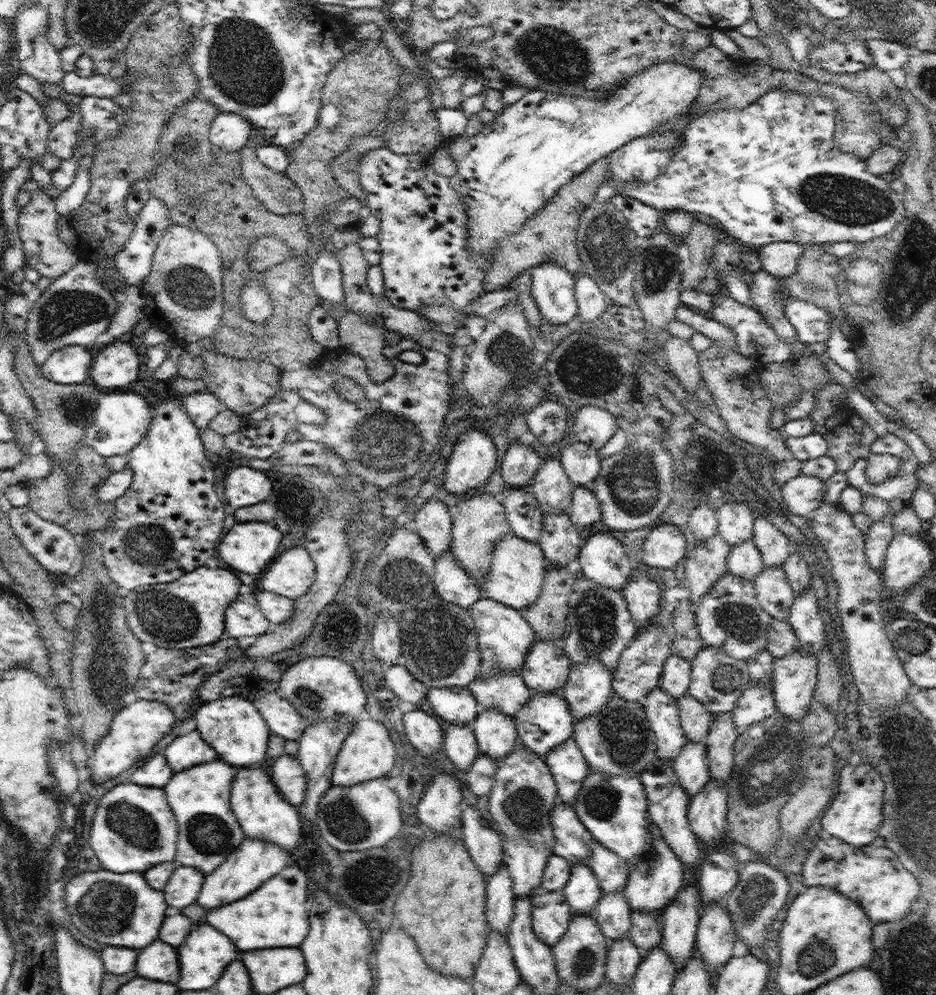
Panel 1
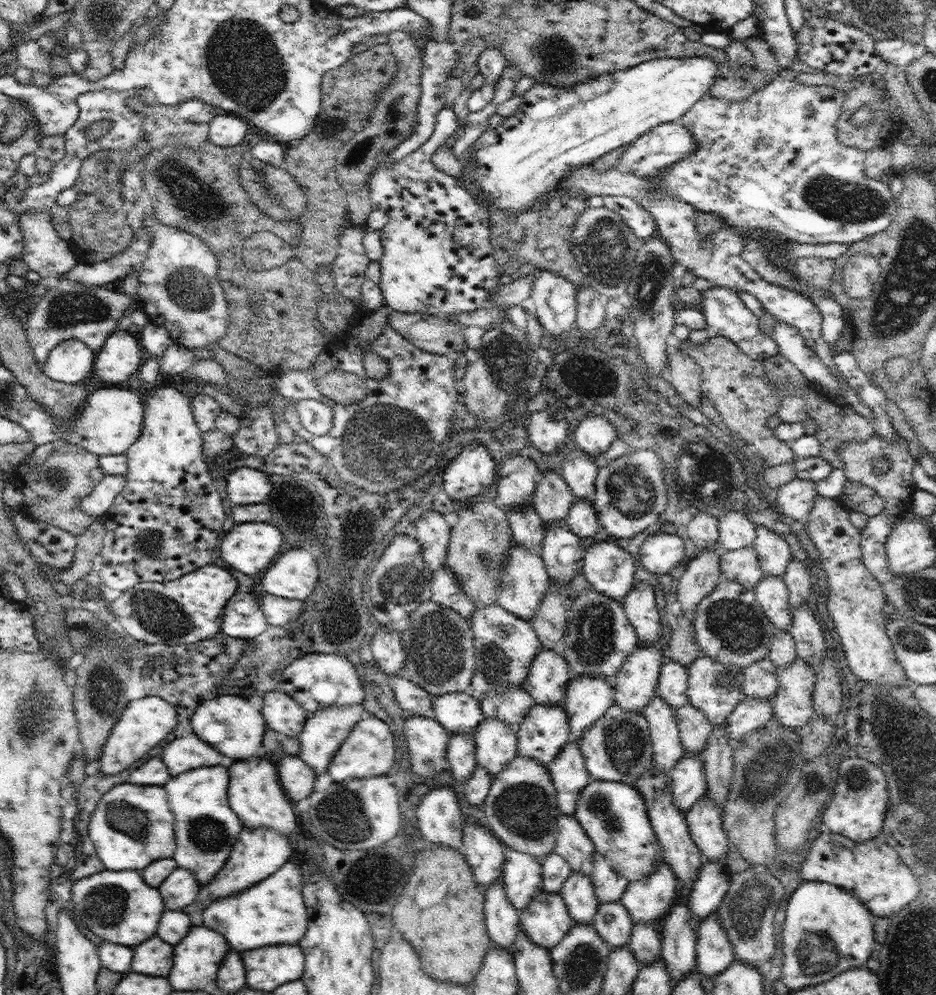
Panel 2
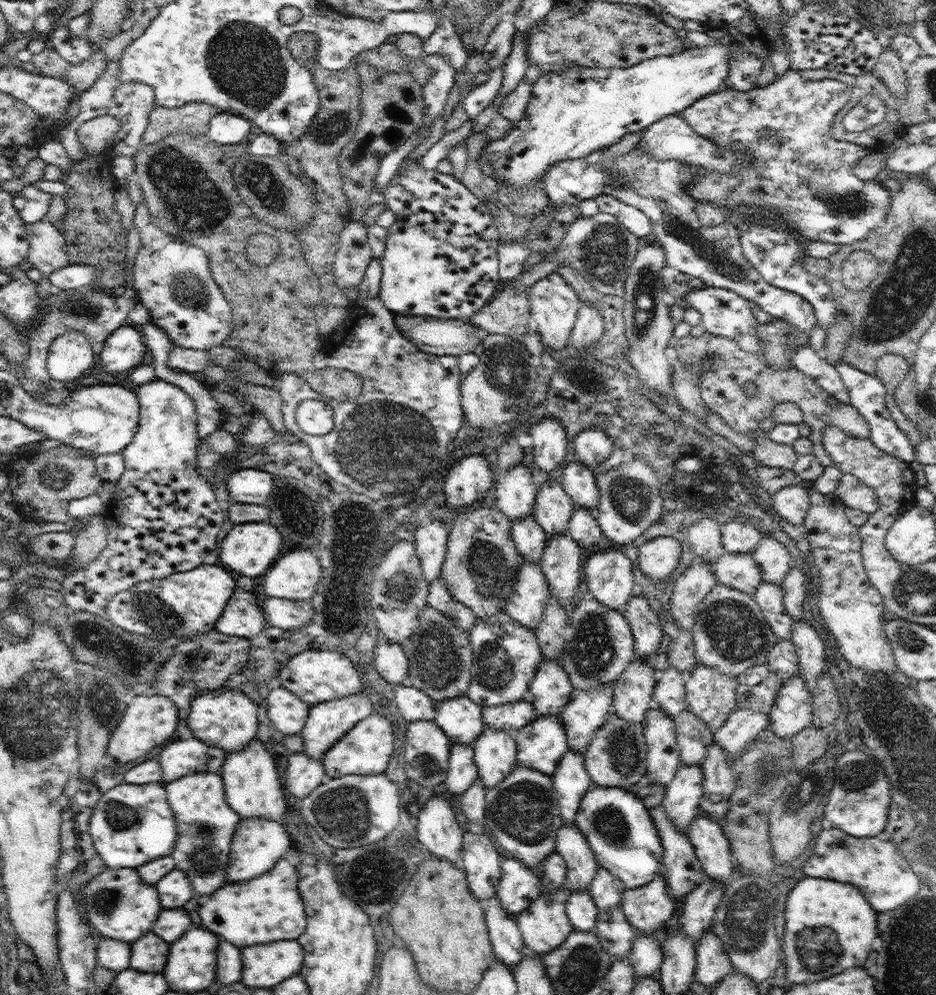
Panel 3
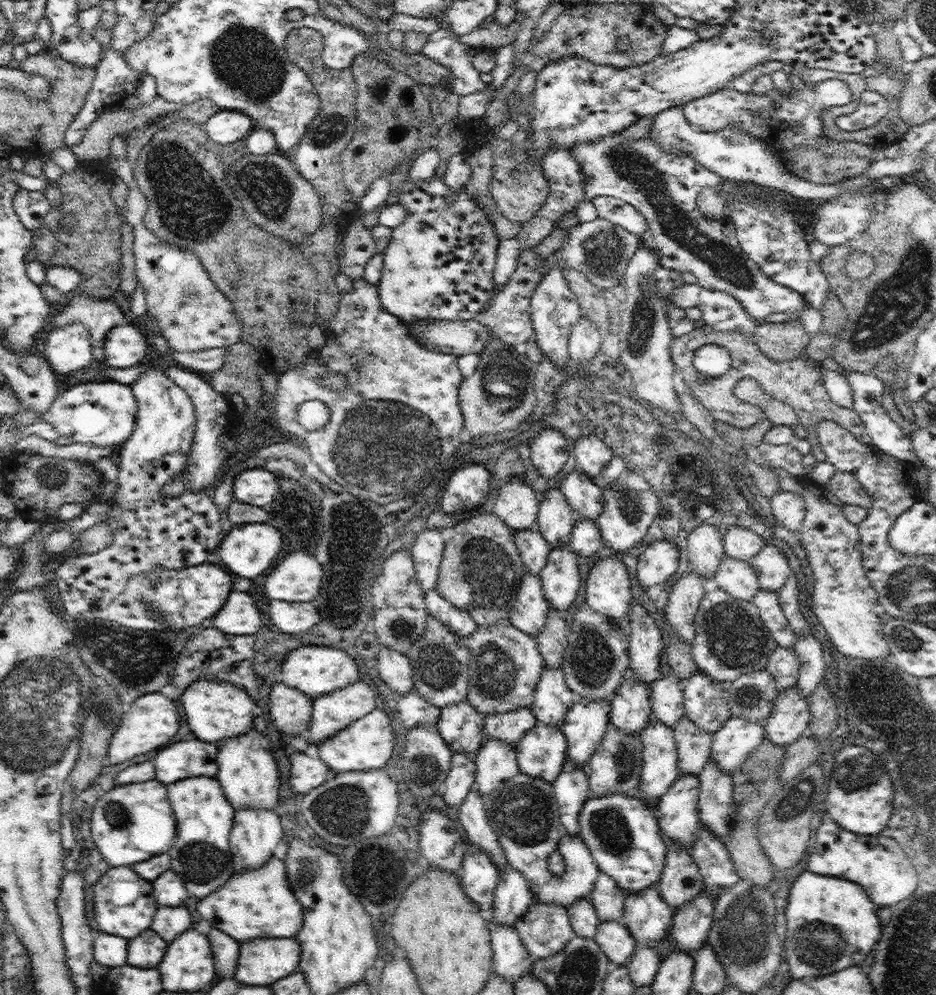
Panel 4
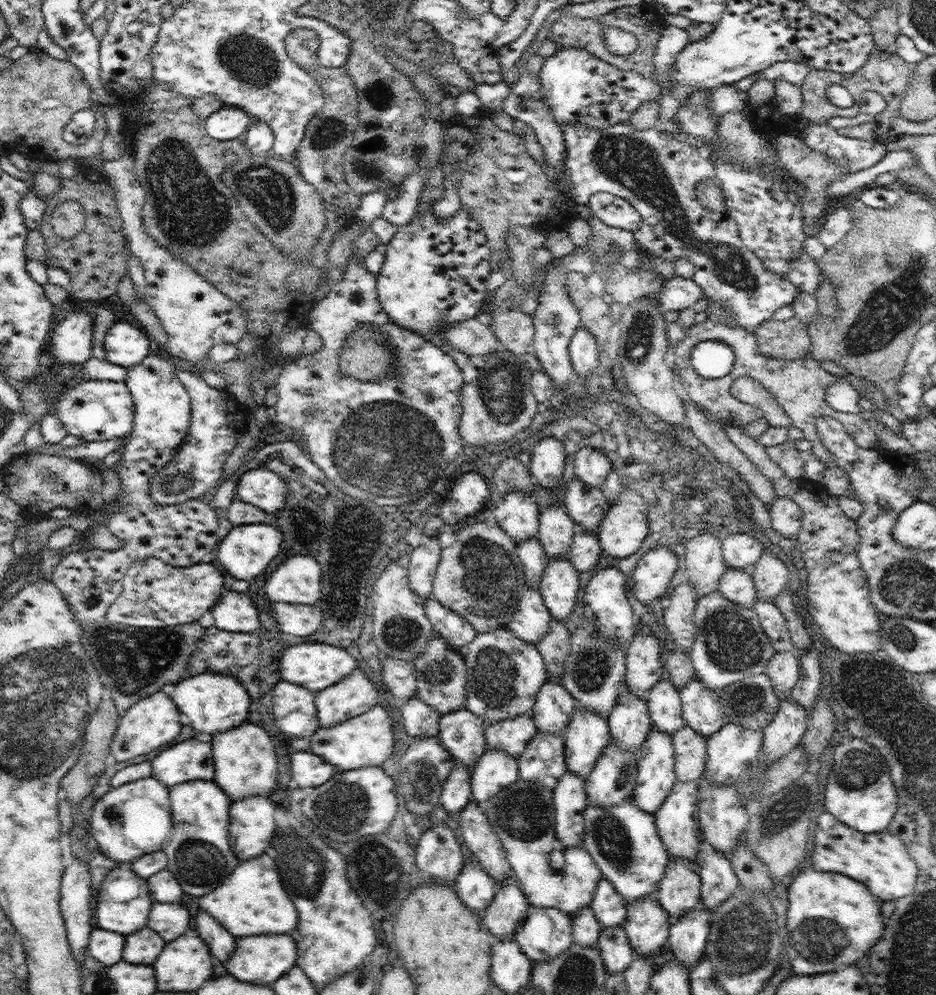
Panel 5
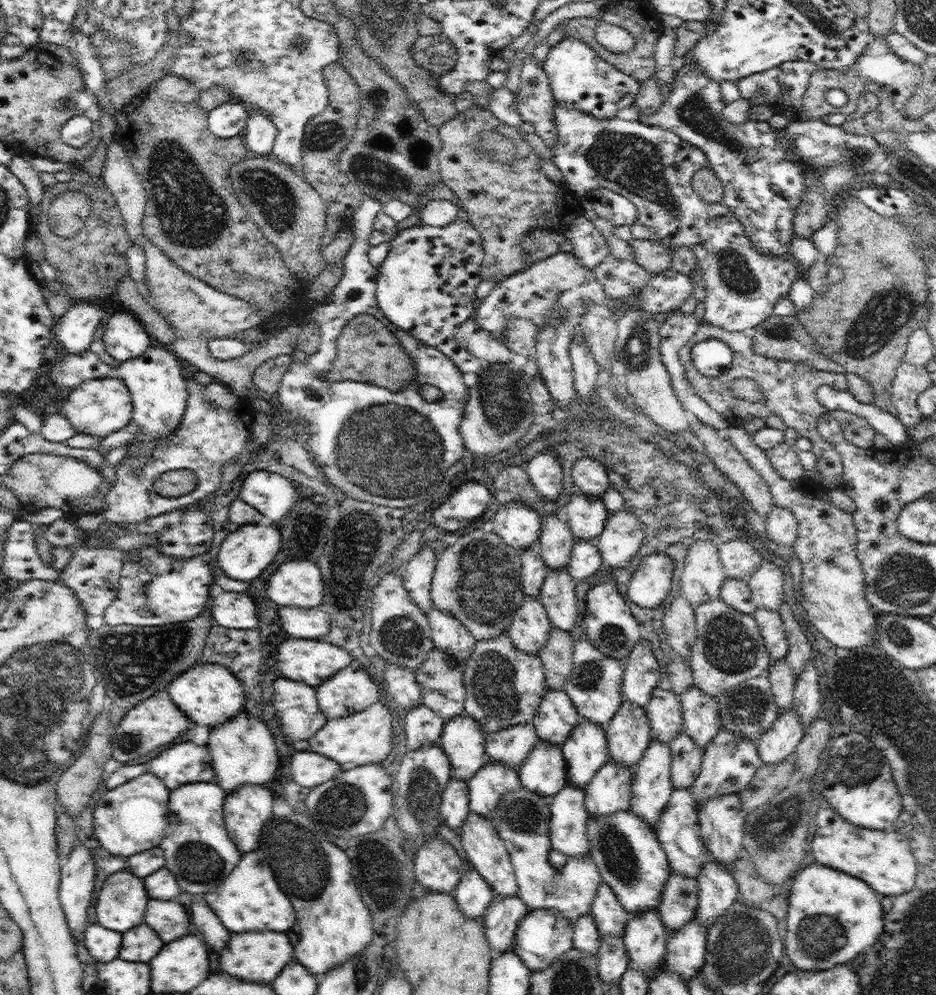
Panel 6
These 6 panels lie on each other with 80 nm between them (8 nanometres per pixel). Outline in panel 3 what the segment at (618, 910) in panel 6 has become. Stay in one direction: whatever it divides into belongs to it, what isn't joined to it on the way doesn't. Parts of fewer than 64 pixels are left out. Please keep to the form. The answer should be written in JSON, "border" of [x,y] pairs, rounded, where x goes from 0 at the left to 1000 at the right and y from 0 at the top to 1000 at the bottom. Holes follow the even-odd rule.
{"border":[[[639,869],[637,880],[629,888],[629,895],[641,916],[663,911],[668,893],[668,888],[643,869]]]}

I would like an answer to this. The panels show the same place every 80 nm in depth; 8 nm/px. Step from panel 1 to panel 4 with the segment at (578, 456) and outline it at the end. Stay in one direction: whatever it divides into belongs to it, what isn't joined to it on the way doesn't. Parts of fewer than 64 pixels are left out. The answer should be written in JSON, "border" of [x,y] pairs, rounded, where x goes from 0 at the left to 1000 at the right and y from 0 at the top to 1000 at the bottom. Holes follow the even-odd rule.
{"border":[[[613,468],[599,485],[597,492],[612,511],[612,517],[637,526],[645,511],[644,492],[630,482],[630,478],[622,476],[620,470]]]}

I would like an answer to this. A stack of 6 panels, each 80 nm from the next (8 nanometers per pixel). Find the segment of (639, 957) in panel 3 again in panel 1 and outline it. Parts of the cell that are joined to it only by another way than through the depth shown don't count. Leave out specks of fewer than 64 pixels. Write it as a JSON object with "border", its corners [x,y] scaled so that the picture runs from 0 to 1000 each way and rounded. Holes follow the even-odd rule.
{"border":[[[675,915],[674,932],[670,943],[679,949],[684,959],[689,962],[692,961],[694,955],[706,950],[706,933],[705,919],[697,916]]]}

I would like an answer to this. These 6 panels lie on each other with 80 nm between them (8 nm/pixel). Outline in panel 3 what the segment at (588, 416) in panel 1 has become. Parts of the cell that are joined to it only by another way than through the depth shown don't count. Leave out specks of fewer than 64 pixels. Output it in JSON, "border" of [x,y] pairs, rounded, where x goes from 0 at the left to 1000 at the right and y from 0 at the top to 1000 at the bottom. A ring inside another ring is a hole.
{"border":[[[628,429],[614,438],[613,461],[620,466],[628,468],[630,472],[641,468],[645,462],[652,460],[656,450],[651,436],[641,429]]]}

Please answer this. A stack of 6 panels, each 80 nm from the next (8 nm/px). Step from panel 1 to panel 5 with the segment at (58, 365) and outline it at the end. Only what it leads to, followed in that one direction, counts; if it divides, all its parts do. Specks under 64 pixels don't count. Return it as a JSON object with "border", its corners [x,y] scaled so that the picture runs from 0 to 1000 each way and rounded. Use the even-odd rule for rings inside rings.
{"border":[[[92,310],[80,311],[61,326],[53,352],[67,366],[88,366],[99,359],[99,322]]]}

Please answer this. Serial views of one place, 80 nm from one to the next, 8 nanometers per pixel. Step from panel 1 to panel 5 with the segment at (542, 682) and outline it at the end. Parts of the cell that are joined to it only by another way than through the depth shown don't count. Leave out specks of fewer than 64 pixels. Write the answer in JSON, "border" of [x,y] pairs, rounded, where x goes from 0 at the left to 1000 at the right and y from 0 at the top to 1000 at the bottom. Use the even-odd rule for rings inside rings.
{"border":[[[589,682],[577,690],[573,698],[568,721],[575,735],[600,740],[604,730],[610,725],[612,714],[619,706],[605,693],[599,682]]]}

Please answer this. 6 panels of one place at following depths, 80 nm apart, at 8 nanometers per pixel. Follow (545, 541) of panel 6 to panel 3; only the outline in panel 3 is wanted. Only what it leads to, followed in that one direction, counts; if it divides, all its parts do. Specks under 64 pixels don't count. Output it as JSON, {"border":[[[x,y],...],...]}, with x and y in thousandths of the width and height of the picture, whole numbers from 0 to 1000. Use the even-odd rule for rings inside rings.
{"border":[[[598,481],[583,482],[575,492],[569,519],[588,542],[607,535],[607,527],[614,512],[615,509],[600,490]]]}

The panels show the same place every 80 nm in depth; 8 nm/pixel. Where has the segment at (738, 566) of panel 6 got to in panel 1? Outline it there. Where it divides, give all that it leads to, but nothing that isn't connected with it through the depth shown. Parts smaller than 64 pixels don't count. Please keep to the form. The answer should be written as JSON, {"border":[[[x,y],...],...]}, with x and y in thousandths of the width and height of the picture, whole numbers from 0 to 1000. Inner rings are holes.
{"border":[[[776,505],[766,512],[766,536],[781,549],[804,542],[807,521],[804,513],[797,505]]]}

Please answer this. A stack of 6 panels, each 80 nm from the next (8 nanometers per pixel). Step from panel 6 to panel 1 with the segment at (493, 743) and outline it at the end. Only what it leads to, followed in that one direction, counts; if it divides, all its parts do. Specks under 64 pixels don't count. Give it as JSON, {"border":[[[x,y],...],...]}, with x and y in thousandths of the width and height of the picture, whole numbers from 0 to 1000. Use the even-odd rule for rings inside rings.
{"border":[[[545,674],[525,680],[509,680],[502,688],[503,695],[512,706],[513,717],[519,713],[534,713],[548,720],[568,699],[557,674]]]}

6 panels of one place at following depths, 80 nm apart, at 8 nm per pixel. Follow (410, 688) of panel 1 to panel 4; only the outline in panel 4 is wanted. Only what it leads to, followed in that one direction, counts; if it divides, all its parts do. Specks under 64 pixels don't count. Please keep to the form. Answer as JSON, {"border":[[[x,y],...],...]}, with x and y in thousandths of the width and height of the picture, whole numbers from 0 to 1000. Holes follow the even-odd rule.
{"border":[[[444,692],[424,701],[424,712],[432,730],[438,734],[446,730],[466,731],[470,713],[457,706]]]}

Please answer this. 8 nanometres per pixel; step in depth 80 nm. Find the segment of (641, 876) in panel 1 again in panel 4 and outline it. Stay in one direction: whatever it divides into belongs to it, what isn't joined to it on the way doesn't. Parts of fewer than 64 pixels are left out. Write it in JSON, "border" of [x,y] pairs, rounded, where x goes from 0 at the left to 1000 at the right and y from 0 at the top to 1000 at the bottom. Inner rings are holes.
{"border":[[[699,888],[687,896],[670,899],[663,926],[673,935],[679,951],[700,953],[704,946],[716,942],[716,931],[719,929],[721,916],[721,913],[717,912],[705,898],[704,890]]]}

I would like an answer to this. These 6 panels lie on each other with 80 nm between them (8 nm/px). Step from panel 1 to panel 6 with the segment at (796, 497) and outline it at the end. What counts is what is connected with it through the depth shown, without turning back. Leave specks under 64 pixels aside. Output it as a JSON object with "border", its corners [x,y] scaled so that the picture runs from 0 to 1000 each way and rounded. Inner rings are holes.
{"border":[[[828,509],[818,519],[818,537],[829,547],[838,547],[842,555],[845,554],[849,546],[851,534],[853,525],[845,513]]]}

